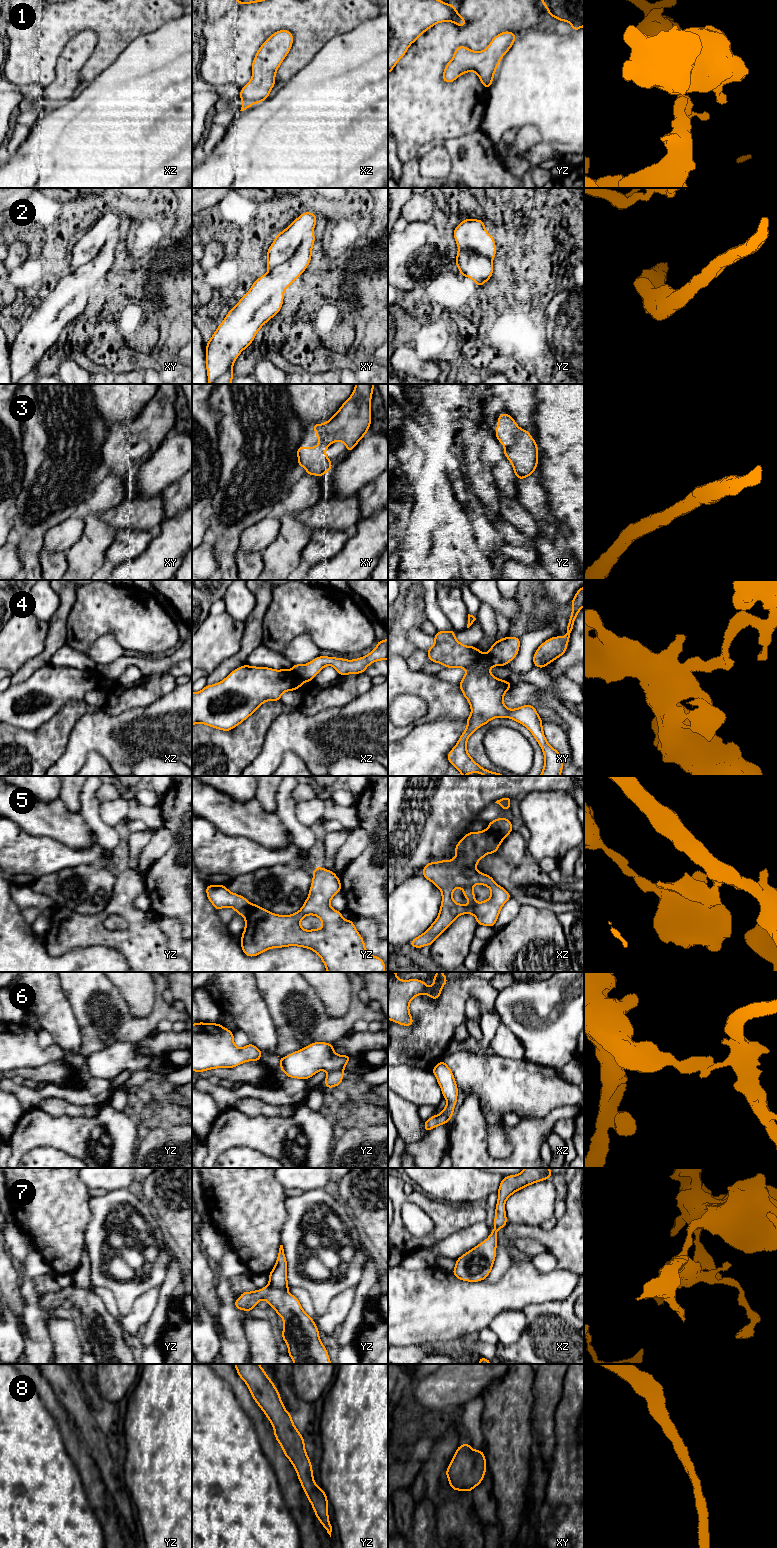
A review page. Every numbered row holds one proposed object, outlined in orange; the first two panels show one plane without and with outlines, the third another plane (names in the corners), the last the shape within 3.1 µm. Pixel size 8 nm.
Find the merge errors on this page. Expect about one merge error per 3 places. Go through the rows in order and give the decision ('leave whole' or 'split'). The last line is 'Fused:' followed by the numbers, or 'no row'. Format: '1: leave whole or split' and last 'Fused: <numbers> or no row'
1: leave whole
2: leave whole
3: leave whole
4: split
5: split
6: split
7: leave whole
8: leave whole
Fused: 4, 5, 6

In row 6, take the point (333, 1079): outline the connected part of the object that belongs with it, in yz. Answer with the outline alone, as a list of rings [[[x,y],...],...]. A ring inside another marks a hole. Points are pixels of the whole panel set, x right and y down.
[[[341,1070],[328,1073],[324,1080],[326,1087],[328,1089],[331,1089],[332,1087],[340,1086],[343,1080],[343,1074],[344,1074],[344,1071],[341,1071]]]

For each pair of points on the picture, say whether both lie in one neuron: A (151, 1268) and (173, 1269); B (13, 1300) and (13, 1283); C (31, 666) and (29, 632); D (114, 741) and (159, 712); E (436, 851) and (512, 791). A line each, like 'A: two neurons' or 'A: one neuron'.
A: two neurons
B: one neuron
C: two neurons
D: one neuron
E: one neuron

